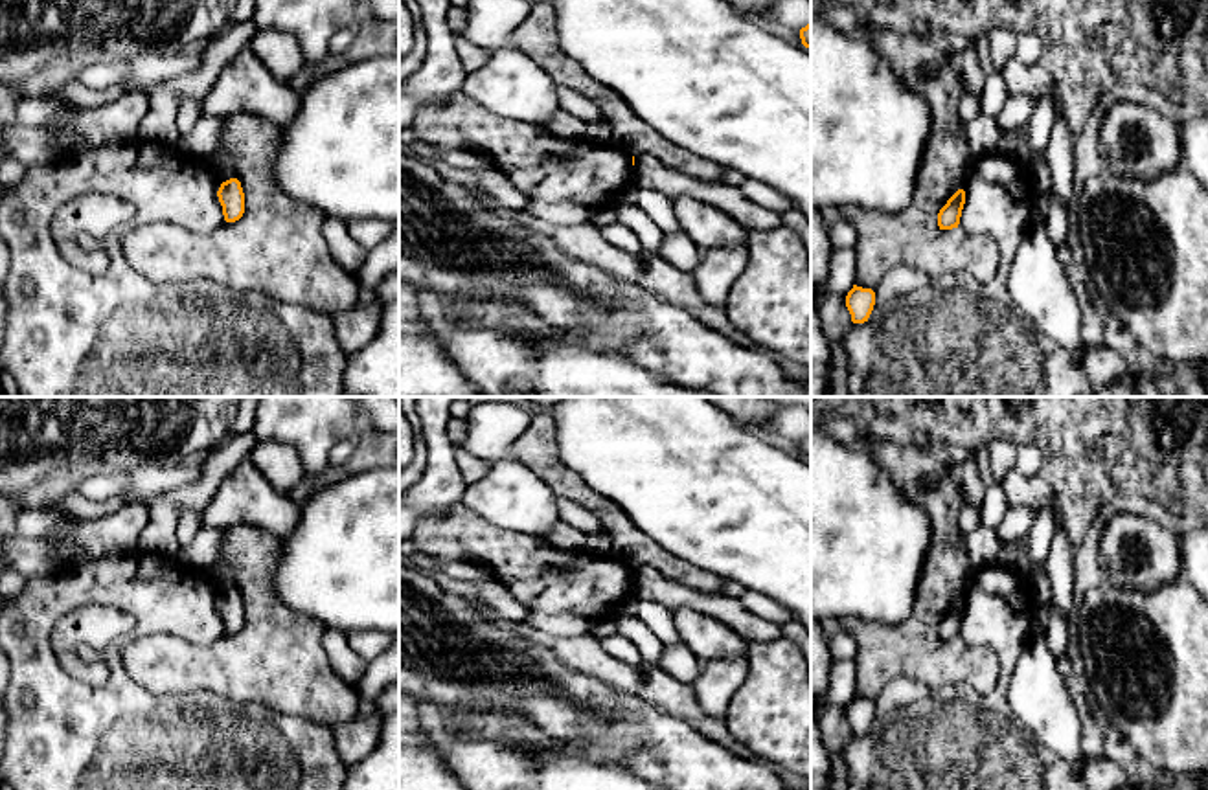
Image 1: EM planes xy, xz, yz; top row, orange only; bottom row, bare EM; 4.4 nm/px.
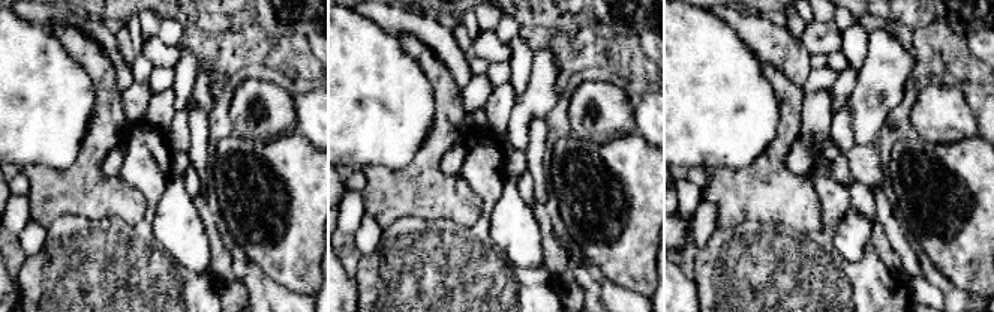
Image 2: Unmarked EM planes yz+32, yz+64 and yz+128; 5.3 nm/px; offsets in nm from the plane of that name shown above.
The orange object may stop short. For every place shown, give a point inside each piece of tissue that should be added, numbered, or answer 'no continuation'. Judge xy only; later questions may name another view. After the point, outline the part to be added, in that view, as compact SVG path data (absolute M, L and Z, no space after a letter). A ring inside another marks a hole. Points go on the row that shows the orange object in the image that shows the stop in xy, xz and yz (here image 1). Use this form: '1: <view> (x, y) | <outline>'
no continuation

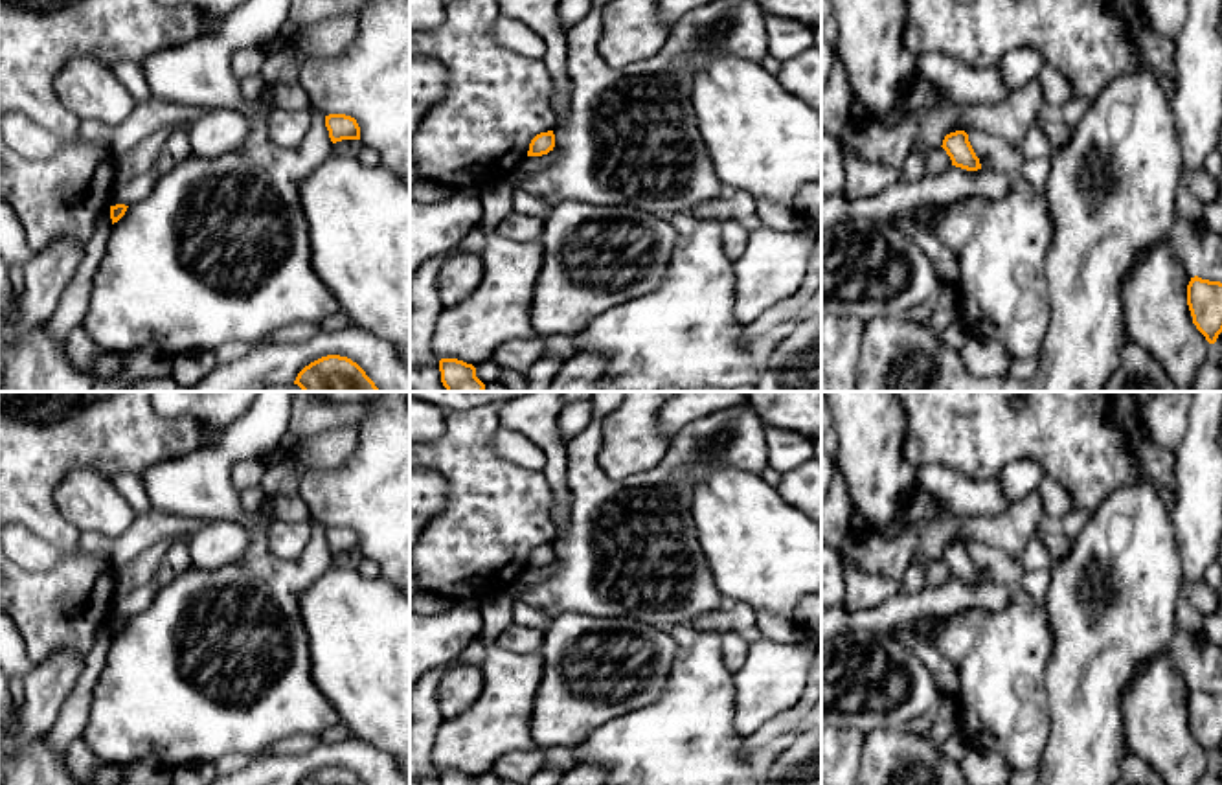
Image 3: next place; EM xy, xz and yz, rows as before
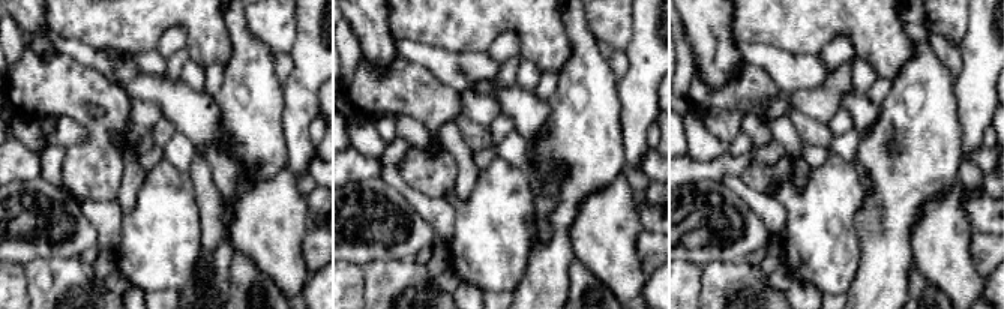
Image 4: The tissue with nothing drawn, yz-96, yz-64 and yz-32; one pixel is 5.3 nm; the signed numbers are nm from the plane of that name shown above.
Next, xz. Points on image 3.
no continuation

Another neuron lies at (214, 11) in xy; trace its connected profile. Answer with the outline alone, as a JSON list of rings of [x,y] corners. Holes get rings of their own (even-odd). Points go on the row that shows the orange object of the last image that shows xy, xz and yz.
[[[156,0],[162,6],[193,6],[204,15],[204,26],[200,29],[202,35],[217,29],[221,20],[239,7],[244,0]]]

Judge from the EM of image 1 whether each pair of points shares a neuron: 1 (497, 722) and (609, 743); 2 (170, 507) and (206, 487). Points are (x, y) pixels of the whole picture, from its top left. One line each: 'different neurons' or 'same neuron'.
1: different neurons
2: same neuron

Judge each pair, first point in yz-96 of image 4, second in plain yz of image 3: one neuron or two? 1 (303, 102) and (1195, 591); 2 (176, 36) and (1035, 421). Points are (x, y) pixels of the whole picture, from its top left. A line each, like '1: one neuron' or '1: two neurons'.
1: two neurons
2: two neurons

